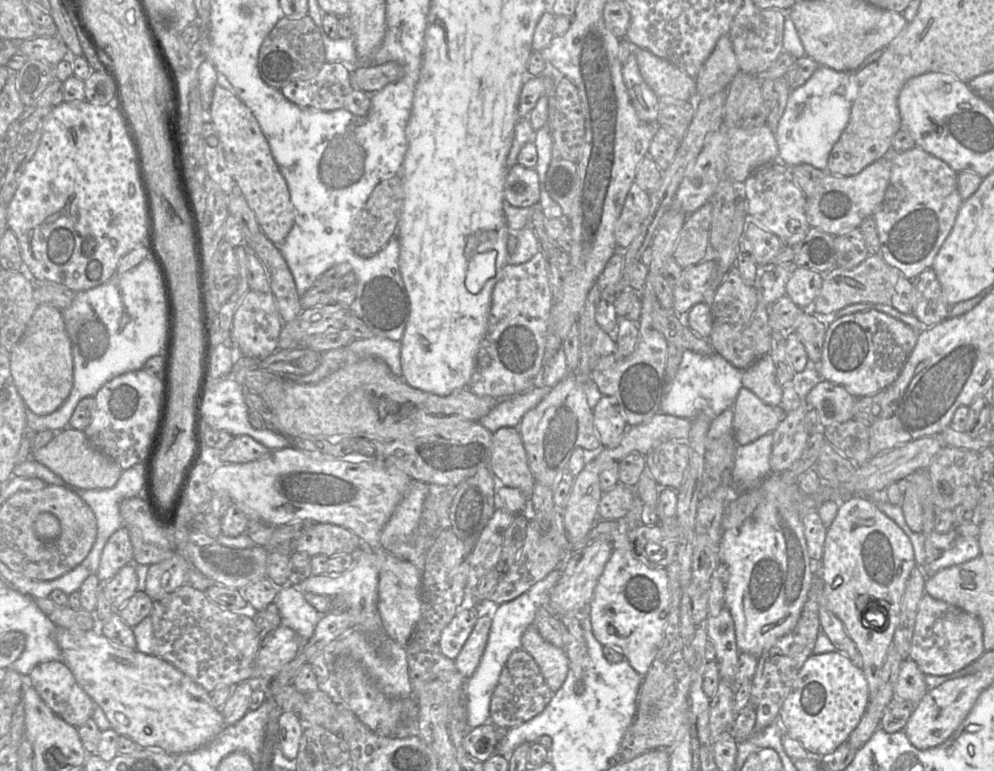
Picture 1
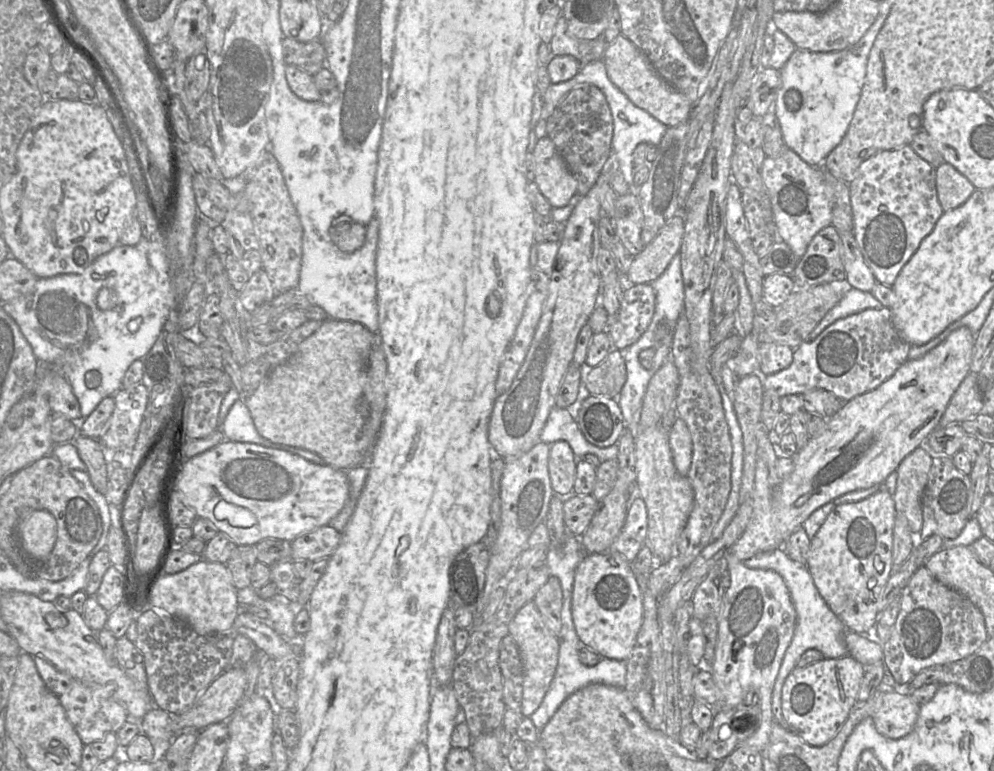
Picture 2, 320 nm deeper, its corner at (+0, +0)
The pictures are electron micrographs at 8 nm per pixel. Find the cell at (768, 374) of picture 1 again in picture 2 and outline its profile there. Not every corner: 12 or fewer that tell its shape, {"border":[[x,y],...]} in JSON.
{"border":[[960,327],[843,402],[729,553],[782,548],[821,506],[884,482],[970,373]]}

